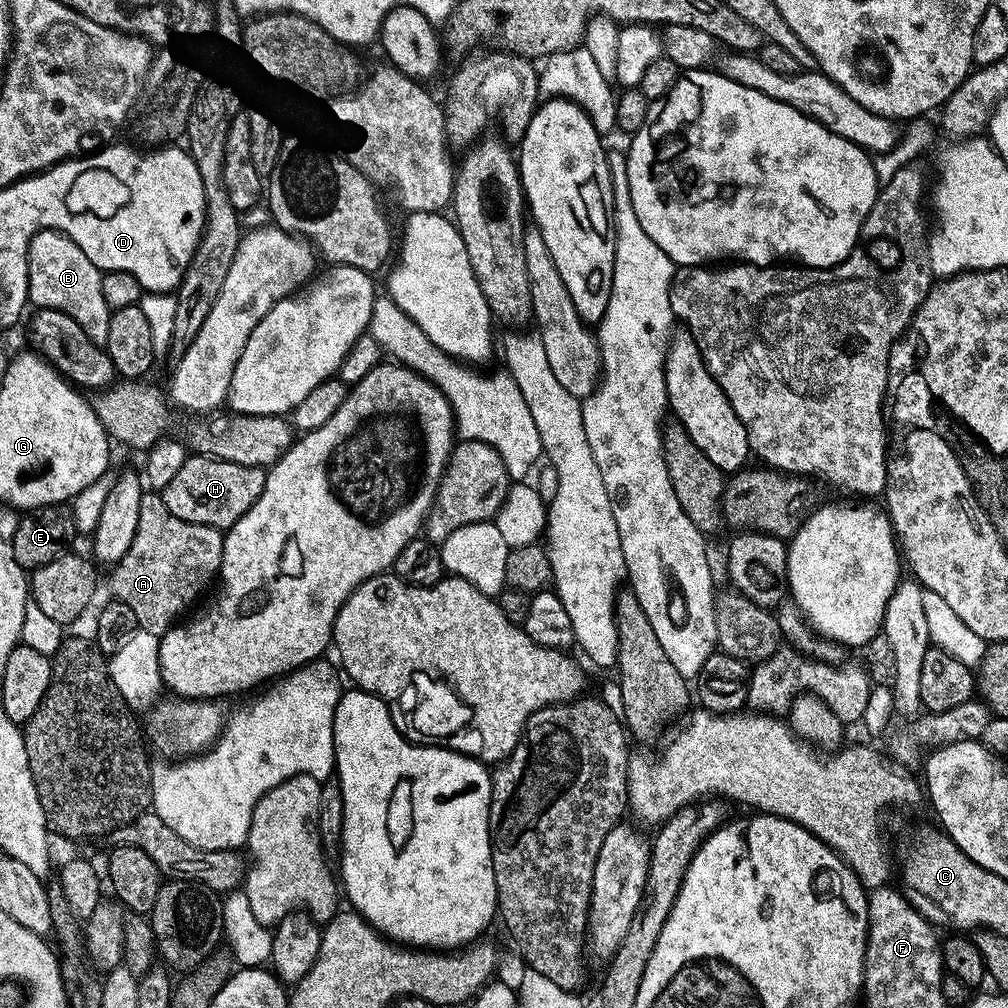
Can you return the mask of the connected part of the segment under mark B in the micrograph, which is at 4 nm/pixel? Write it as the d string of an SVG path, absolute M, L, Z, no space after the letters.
M45 230L37 234L35 238L28 244L26 253L26 296L33 300L36 308L57 308L66 314L70 314L70 318L74 318L74 322L78 322L78 326L88 328L92 324L100 324L99 331L95 333L94 339L97 344L104 345L106 342L106 330L110 330L110 318L112 312L106 306L106 298L102 298L102 272L101 269L94 266L94 262L90 262L90 258L86 258L86 254L82 254L82 250L75 244L71 238L64 236L61 232L53 232Z

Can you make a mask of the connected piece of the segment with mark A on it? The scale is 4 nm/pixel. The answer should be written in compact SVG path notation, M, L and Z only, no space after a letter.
M145 491L140 503L140 525L134 534L134 542L130 550L126 550L123 558L111 569L111 595L115 599L126 602L126 606L134 610L134 618L140 630L149 631L150 634L161 637L185 615L183 612L195 602L196 595L211 580L213 583L217 579L223 549L224 532L221 529L186 522L182 518L174 518L174 514L166 510L166 502L159 491Z

